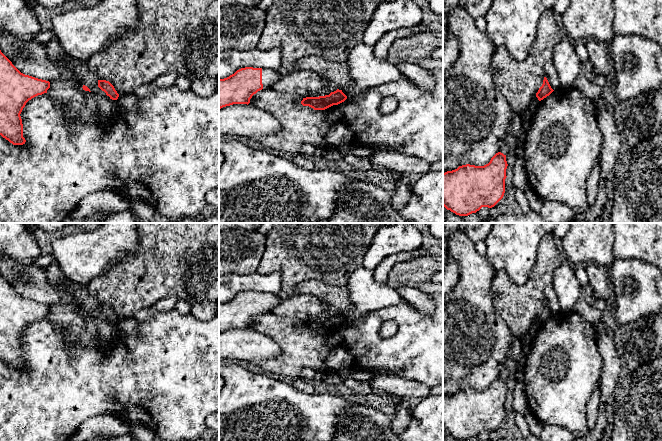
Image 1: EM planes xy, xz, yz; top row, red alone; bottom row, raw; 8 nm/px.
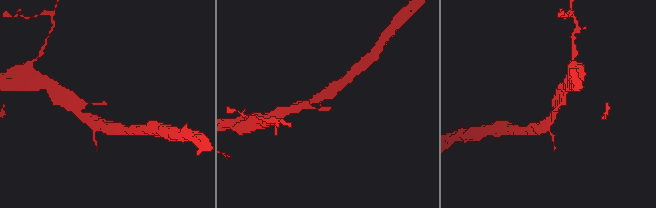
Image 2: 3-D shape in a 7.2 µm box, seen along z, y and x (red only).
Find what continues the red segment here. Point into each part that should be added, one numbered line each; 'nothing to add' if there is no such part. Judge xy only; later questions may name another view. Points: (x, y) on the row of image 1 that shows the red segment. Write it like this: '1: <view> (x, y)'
nothing to add

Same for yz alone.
nothing to add

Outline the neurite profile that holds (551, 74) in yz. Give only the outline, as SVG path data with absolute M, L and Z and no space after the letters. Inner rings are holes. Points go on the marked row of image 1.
M551 60L546 62L544 67L544 73L553 90L557 90L561 87L558 73L555 70L554 63Z

